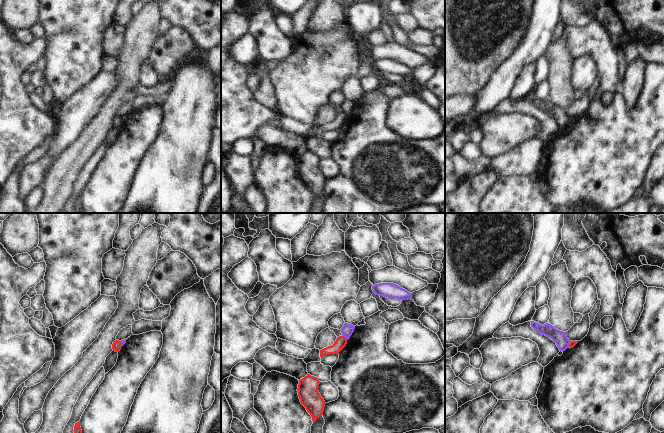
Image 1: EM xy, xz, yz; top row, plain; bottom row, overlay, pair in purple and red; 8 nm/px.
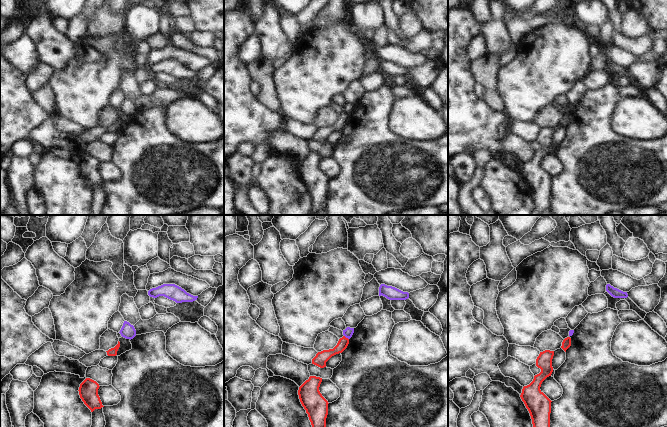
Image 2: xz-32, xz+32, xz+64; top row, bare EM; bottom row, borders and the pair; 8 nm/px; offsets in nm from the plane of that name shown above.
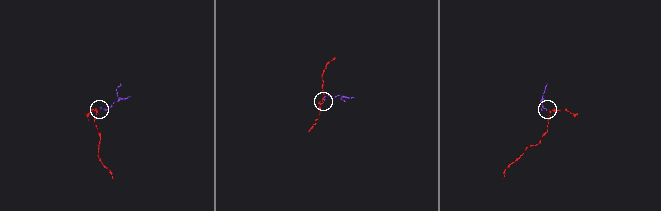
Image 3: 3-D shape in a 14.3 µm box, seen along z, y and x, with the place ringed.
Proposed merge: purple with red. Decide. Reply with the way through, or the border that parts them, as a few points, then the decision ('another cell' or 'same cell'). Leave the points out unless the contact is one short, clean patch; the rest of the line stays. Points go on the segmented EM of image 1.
border along xz (343, 335), (347, 339); another cell

